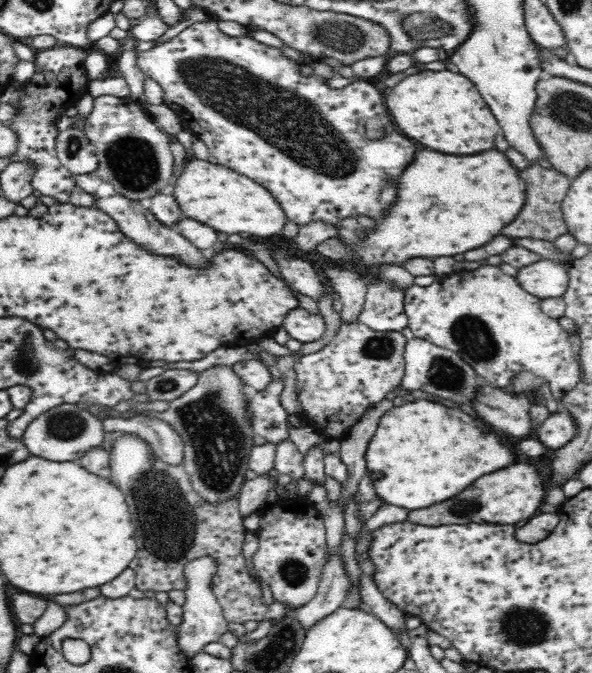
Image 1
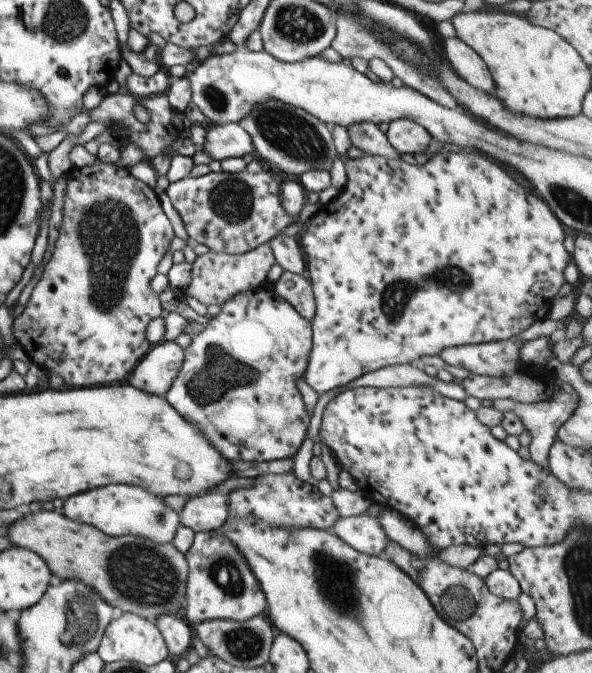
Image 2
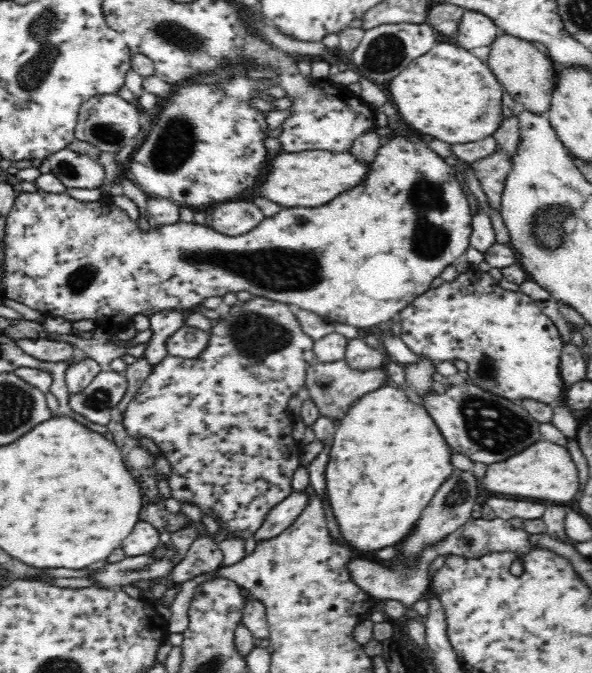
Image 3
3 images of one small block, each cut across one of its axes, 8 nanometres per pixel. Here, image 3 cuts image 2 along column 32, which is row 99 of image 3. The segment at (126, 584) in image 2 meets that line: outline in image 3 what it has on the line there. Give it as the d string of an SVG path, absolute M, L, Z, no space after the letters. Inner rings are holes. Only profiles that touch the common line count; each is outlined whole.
M504 33L490 45L488 67L511 95L518 109L546 115L552 102L552 90L557 79L557 66L547 54L540 52L532 43Z

